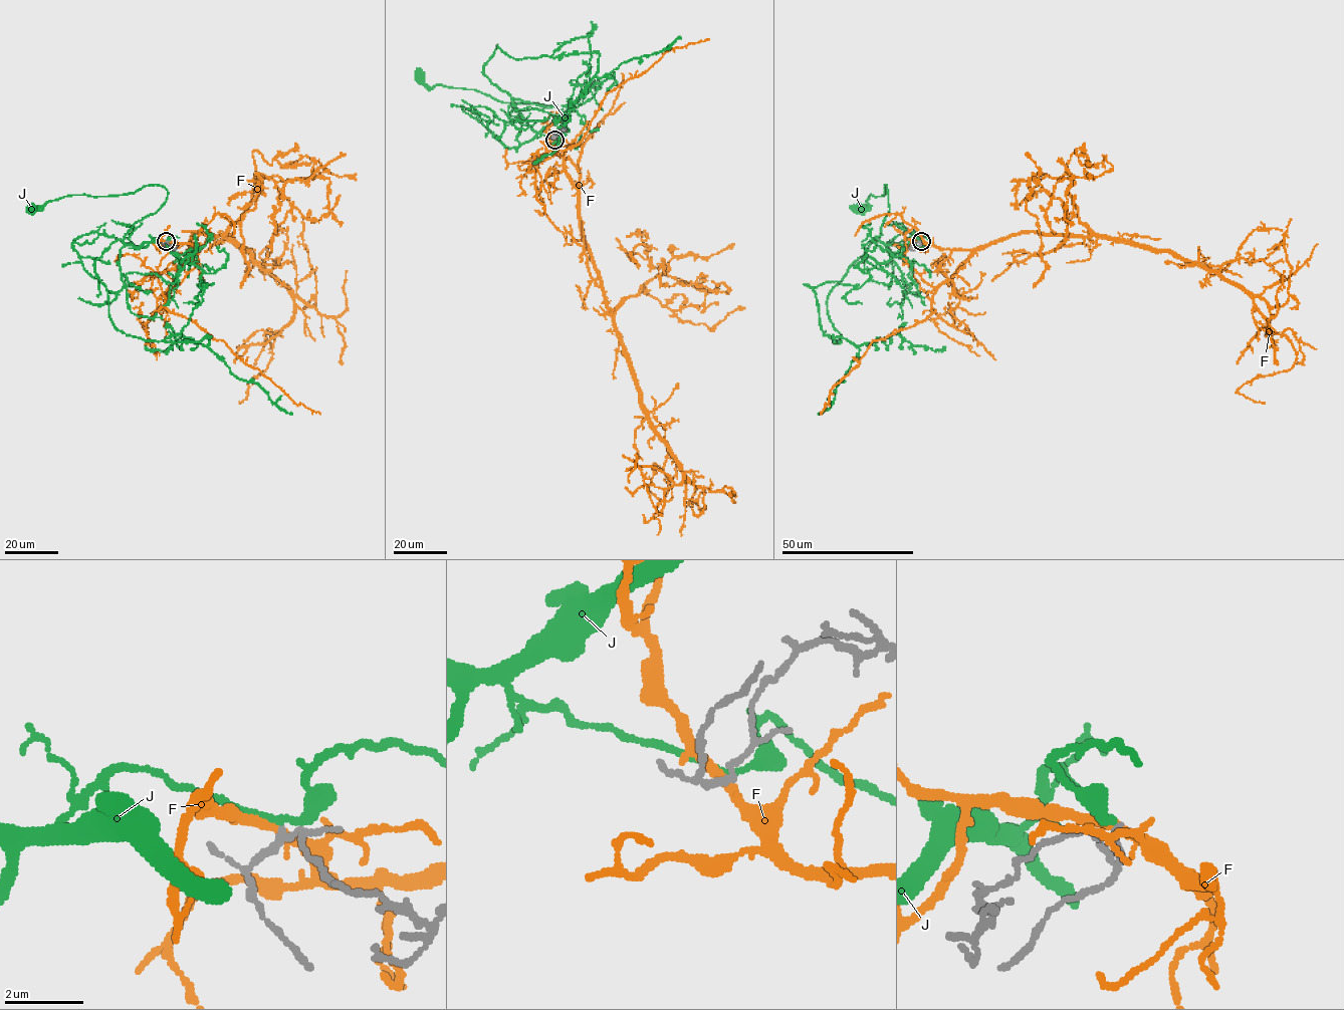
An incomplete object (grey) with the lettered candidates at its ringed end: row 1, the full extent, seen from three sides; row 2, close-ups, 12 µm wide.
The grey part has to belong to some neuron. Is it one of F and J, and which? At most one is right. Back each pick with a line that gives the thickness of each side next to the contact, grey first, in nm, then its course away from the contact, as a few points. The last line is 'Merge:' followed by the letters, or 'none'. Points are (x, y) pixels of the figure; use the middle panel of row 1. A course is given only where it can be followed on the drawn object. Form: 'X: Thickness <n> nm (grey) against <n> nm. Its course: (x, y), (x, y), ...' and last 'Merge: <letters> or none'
Merge: none

